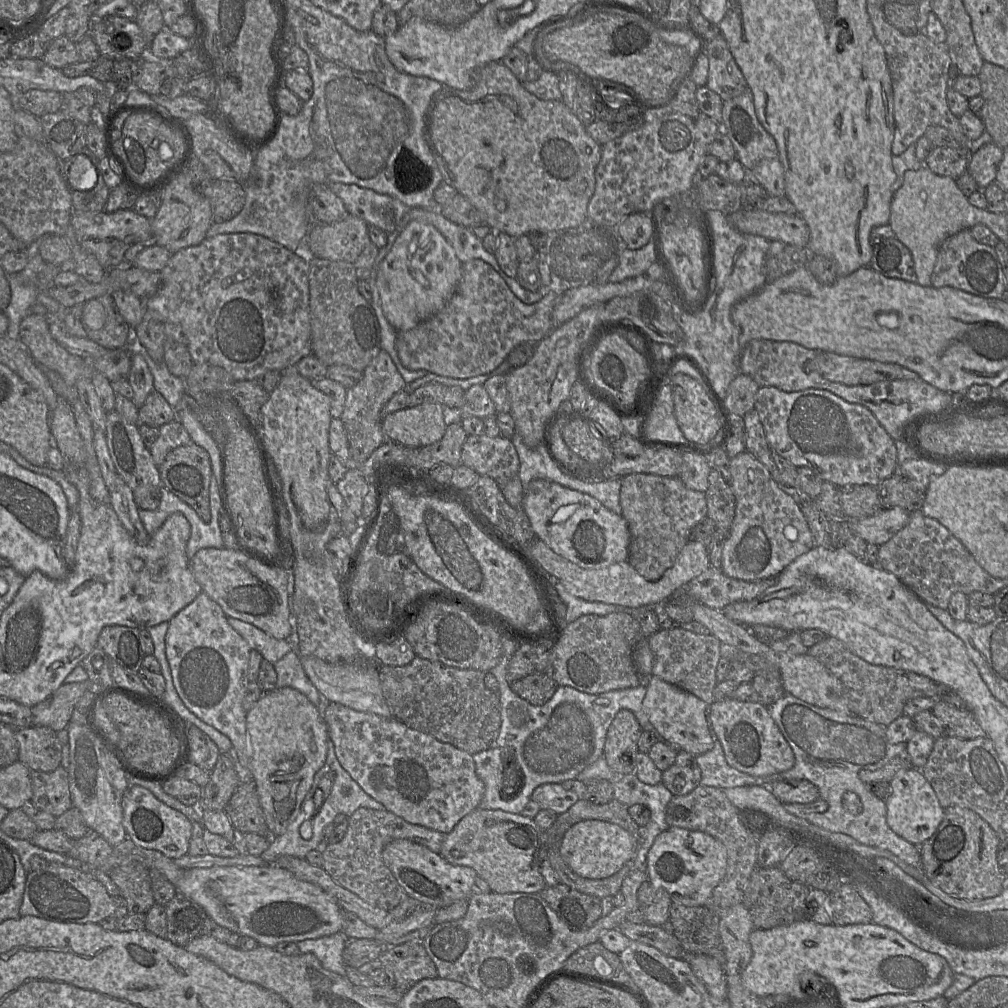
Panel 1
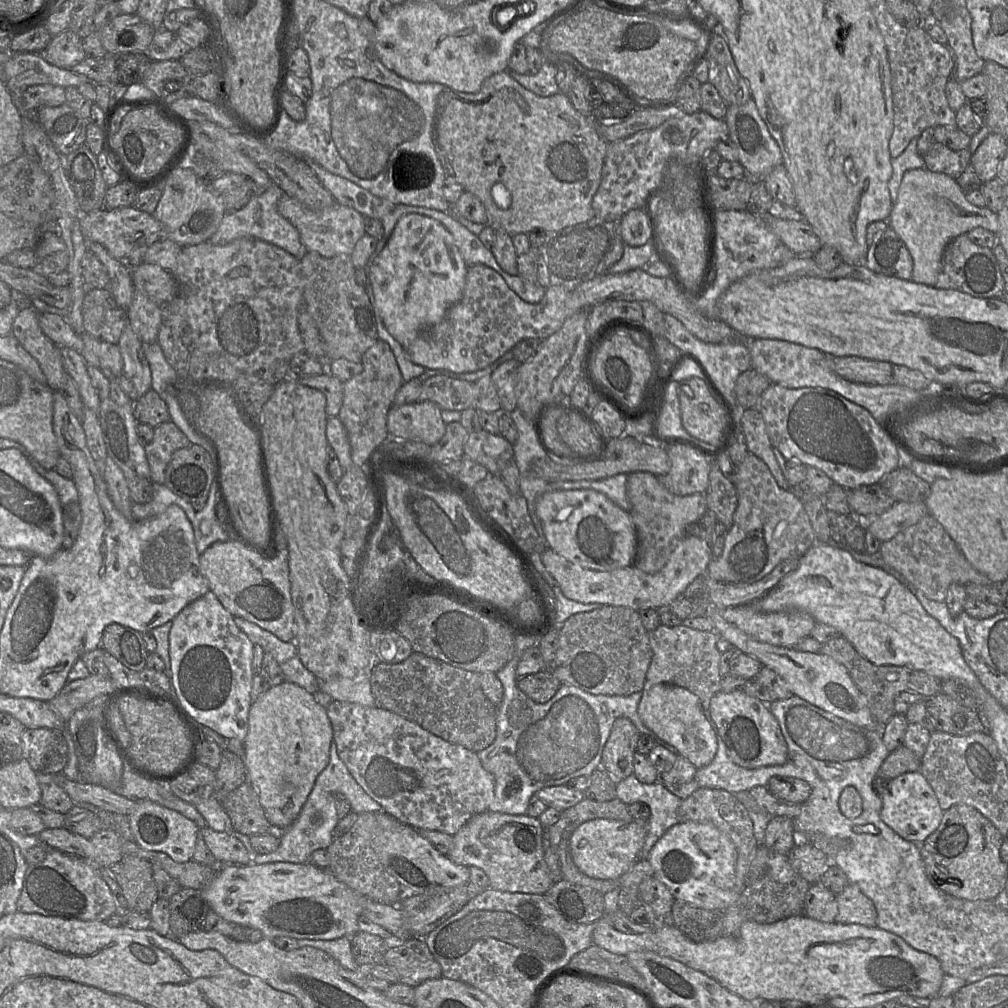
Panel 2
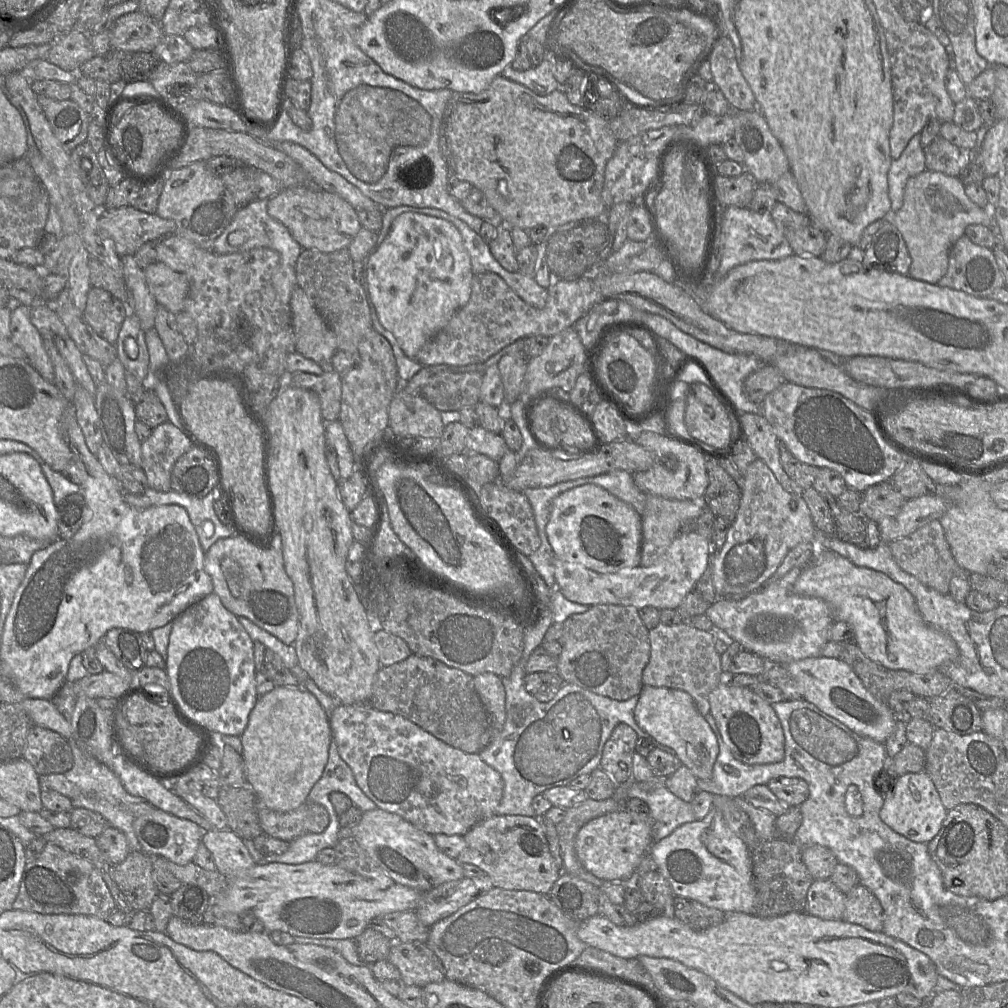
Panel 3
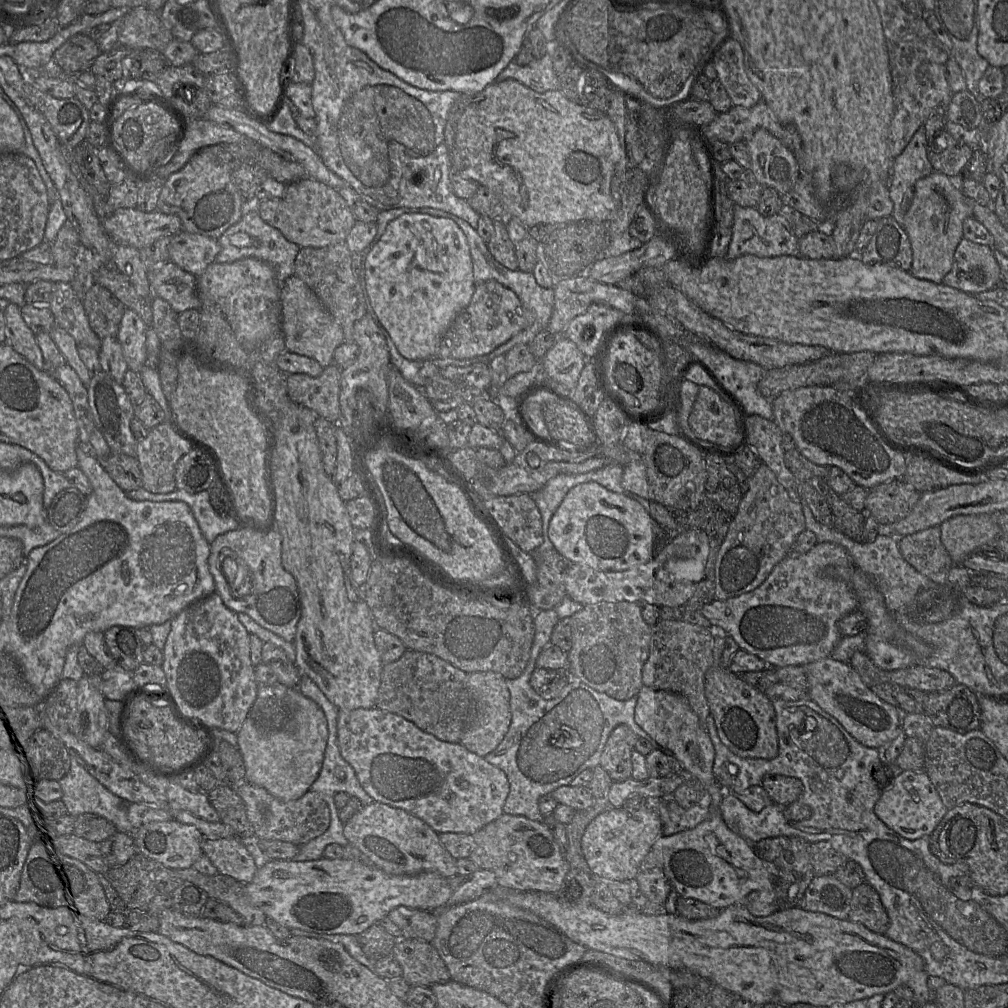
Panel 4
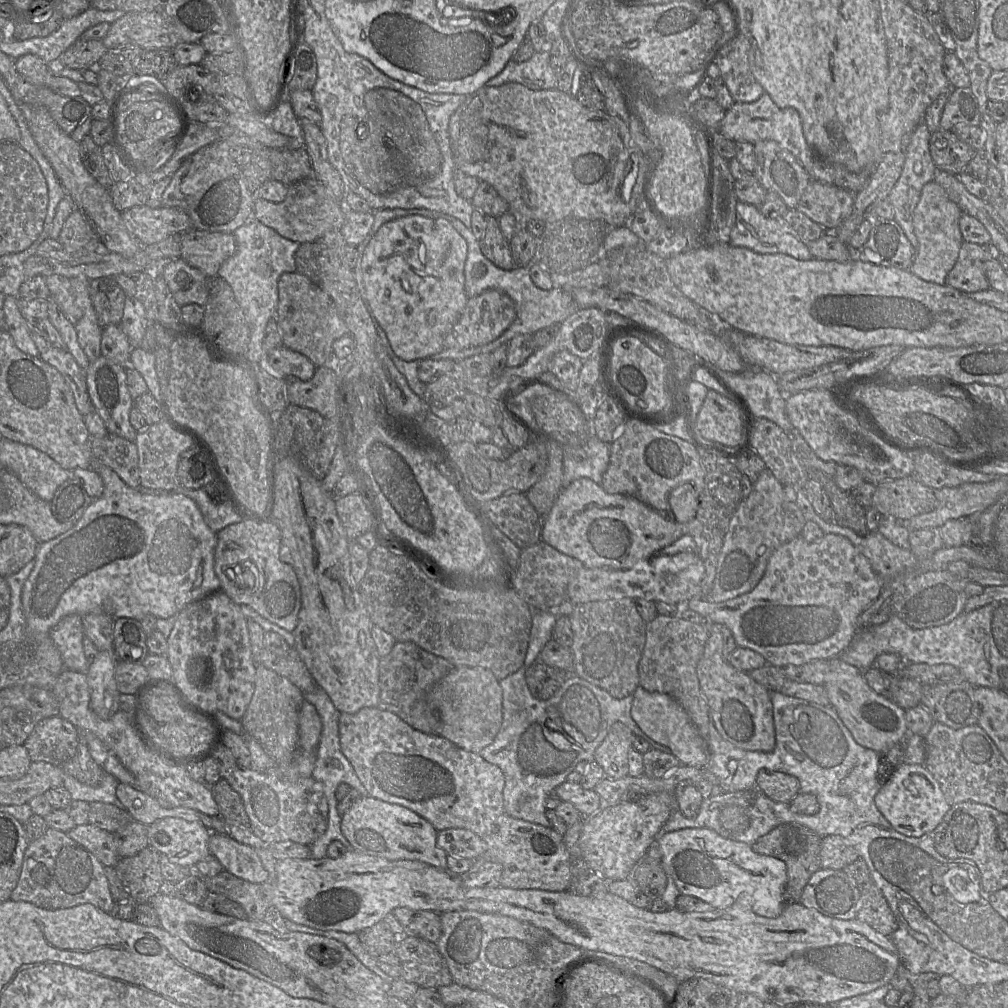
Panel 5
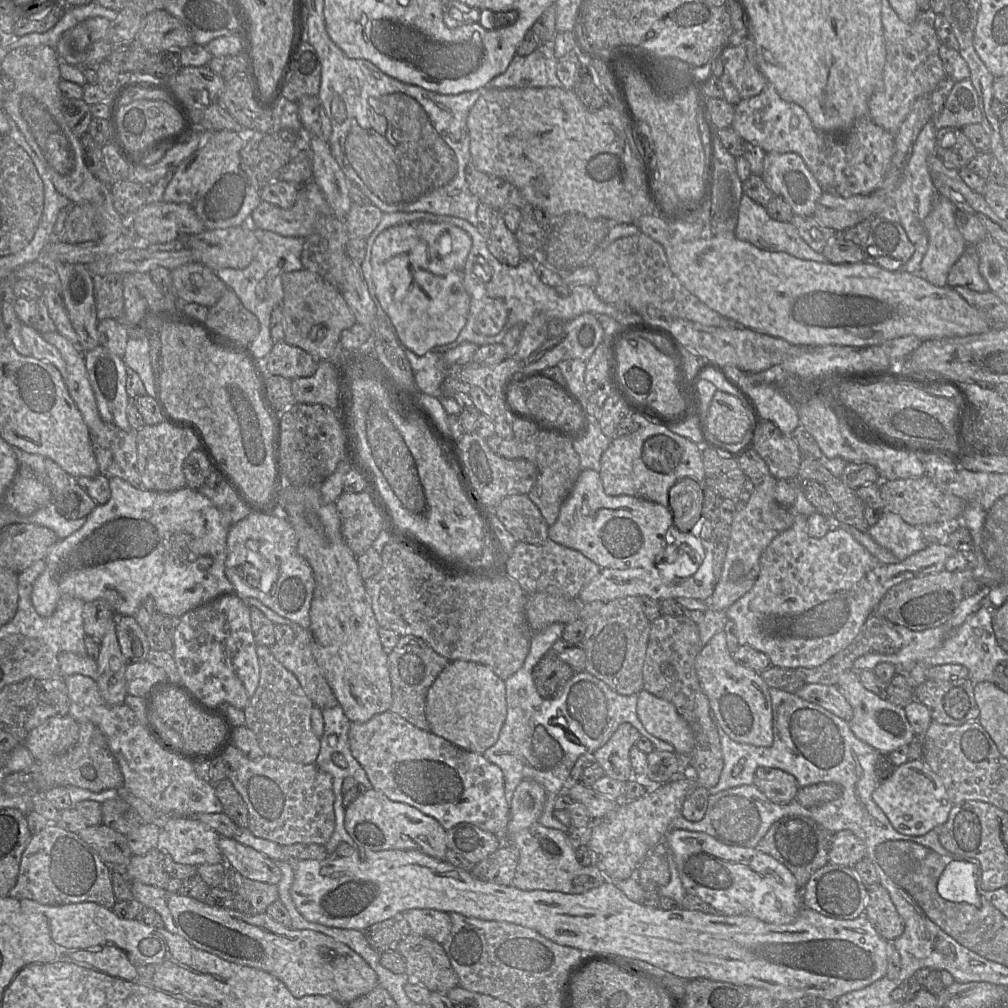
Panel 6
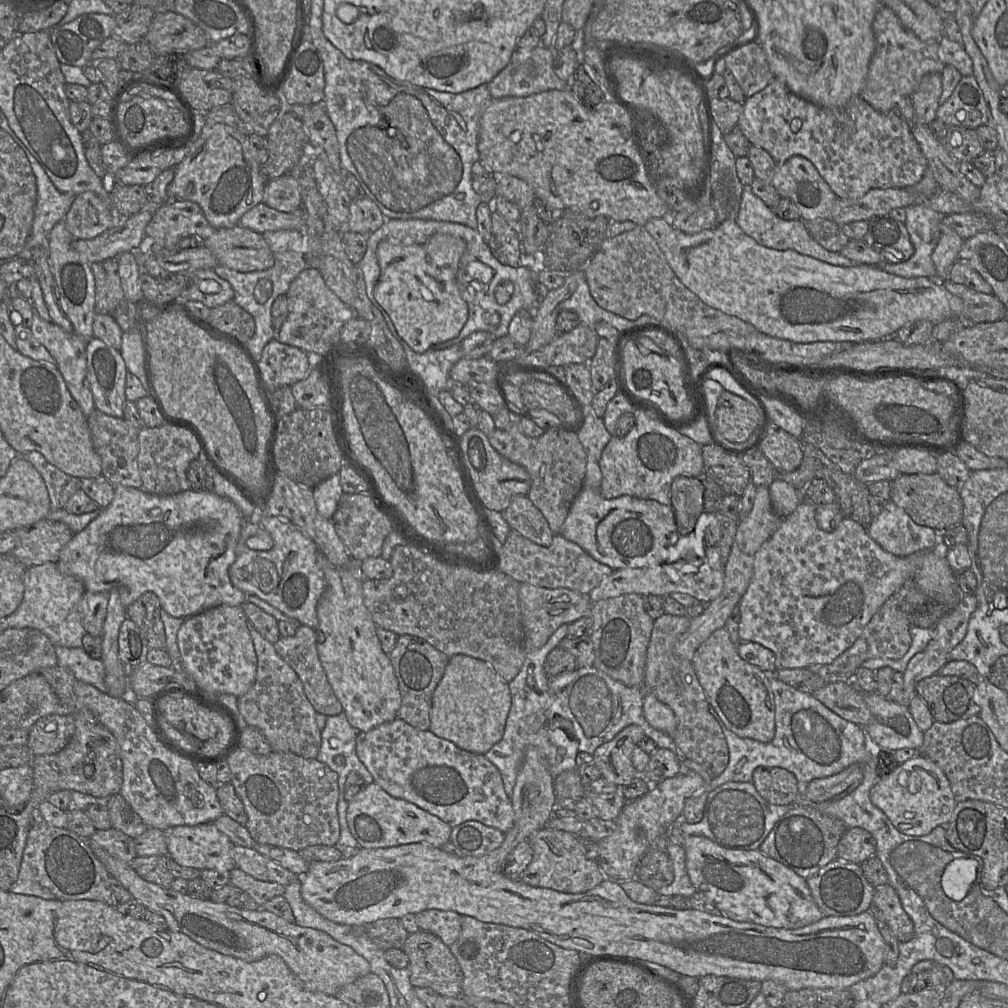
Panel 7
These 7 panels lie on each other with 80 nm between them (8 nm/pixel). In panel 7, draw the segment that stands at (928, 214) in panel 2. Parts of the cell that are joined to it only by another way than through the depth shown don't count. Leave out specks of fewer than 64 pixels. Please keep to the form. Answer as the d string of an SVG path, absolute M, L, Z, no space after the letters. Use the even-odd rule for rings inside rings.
M940 222L939 224L940 238L934 248L931 259L937 272L937 279L945 281L951 266L958 259L964 240L951 227Z

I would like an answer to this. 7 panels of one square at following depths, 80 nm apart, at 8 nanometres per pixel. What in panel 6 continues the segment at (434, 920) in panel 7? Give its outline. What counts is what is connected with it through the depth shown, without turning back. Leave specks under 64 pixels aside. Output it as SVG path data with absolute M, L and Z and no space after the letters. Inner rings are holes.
M411 909L402 913L411 932L442 944L451 931L450 915L435 909Z

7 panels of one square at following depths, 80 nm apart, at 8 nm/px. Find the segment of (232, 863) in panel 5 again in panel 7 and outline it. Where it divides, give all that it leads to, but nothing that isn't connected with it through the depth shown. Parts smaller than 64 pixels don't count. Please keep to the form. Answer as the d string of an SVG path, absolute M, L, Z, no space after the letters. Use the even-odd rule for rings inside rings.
M233 845L231 849L235 867L260 881L277 882L284 887L299 878L274 860L263 856L253 848Z

